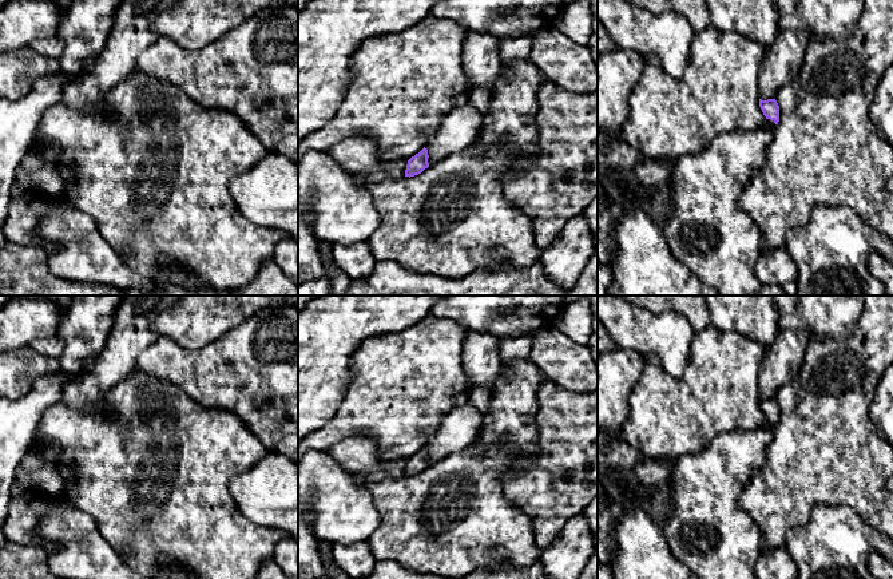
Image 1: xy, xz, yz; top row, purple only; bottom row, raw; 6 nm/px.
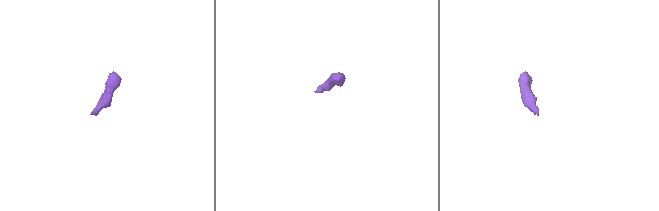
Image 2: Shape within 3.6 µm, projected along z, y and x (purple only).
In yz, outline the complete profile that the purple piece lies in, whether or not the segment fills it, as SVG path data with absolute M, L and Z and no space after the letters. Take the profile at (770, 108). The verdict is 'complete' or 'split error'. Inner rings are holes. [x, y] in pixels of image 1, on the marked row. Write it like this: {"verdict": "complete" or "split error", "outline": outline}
{"verdict": "split error", "outline": "M759 99L759 107L766 116L766 122L762 127L769 128L779 122L779 106L775 99L762 100Z"}

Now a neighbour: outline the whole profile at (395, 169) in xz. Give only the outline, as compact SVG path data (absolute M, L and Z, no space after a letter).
M353 135L328 150L336 162L352 174L362 174L368 181L401 179L405 177L408 160L397 159L382 162L378 159L378 147L362 135Z

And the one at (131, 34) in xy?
M120 0L114 28L107 36L104 49L96 57L95 66L88 72L63 86L61 102L76 110L83 110L88 106L99 108L106 94L136 68L138 56L159 39L150 25L175 1L176 0Z

